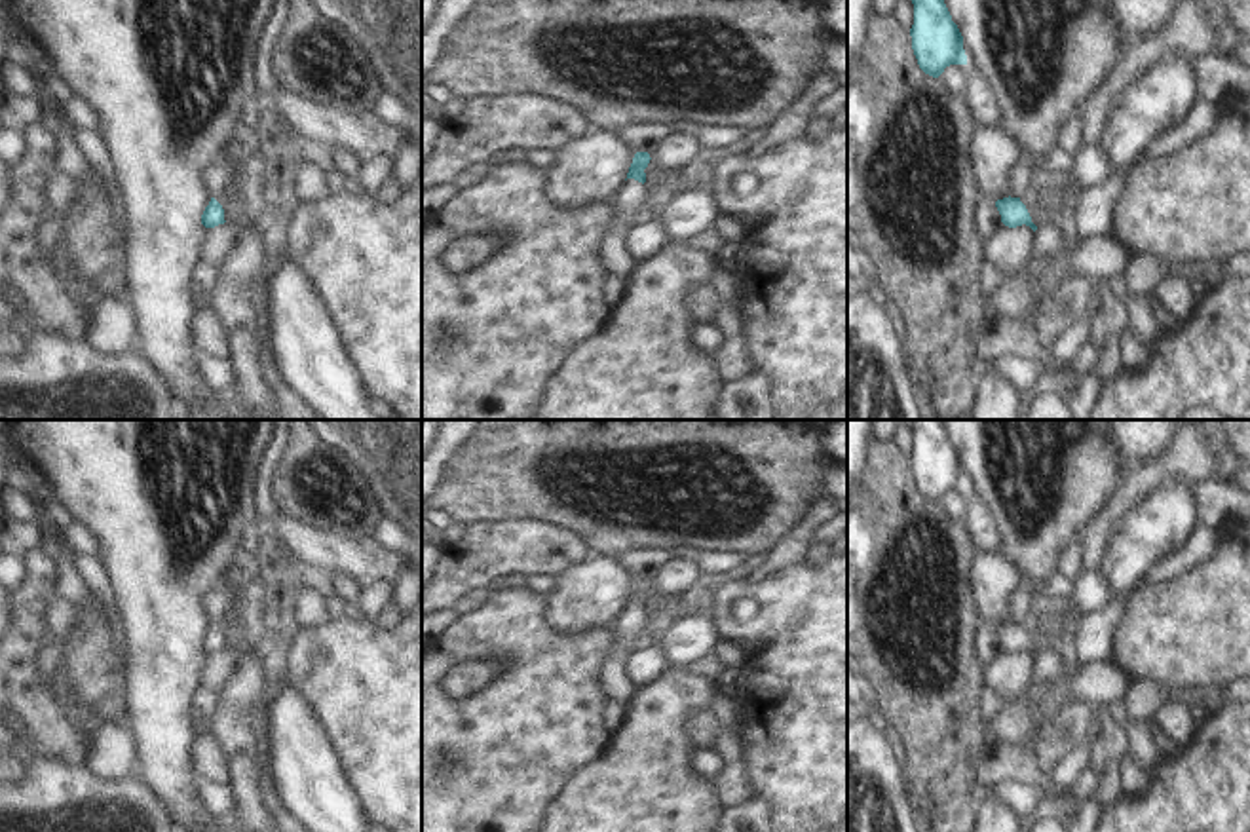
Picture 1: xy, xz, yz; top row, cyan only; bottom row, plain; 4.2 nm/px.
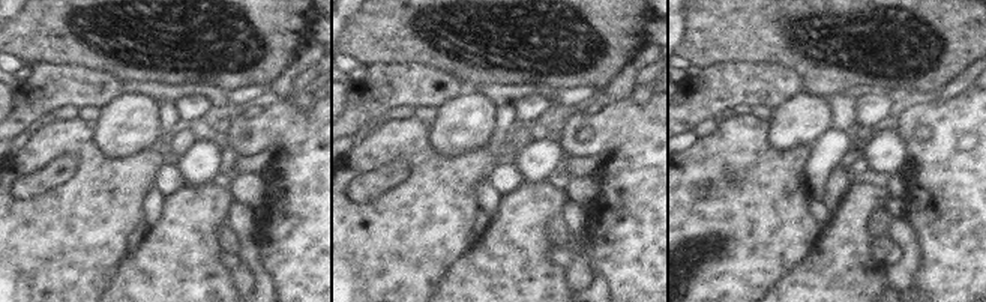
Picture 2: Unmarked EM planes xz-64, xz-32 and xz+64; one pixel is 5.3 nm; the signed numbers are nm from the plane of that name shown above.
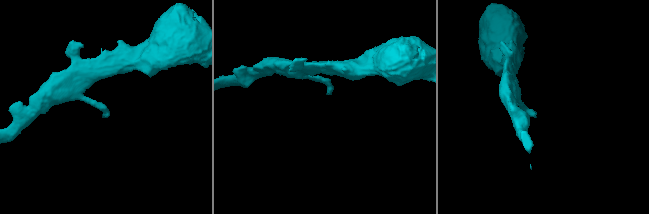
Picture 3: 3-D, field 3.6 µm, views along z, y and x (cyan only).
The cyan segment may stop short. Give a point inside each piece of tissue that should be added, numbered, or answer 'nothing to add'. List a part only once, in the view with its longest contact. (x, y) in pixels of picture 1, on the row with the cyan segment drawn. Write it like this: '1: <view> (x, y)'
1: xz (631, 200)

